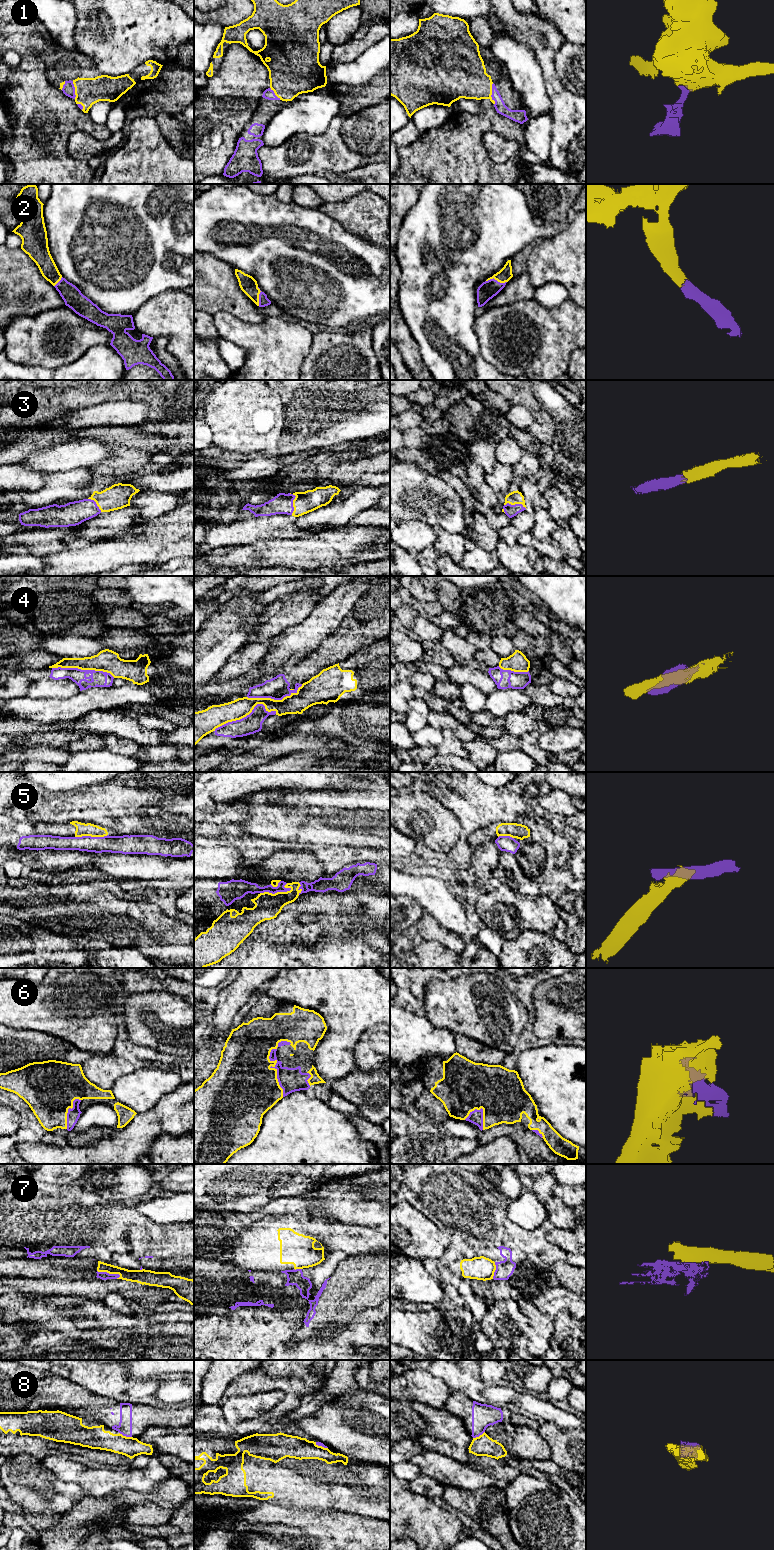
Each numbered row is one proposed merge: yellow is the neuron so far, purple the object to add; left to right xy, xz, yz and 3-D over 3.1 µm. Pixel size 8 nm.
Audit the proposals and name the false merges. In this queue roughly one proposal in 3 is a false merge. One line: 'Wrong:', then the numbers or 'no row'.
Wrong: 4, 5, 7, 8

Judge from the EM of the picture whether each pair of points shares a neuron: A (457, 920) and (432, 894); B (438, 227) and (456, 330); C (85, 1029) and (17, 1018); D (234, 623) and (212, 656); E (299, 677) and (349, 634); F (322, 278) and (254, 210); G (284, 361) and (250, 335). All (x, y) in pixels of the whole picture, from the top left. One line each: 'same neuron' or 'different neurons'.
A: same neuron
B: same neuron
C: same neuron
D: same neuron
E: same neuron
F: same neuron
G: same neuron

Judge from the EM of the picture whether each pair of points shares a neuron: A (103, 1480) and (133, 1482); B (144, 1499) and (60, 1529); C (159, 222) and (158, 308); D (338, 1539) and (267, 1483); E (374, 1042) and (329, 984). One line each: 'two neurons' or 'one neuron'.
A: one neuron
B: one neuron
C: two neurons
D: two neurons
E: two neurons

